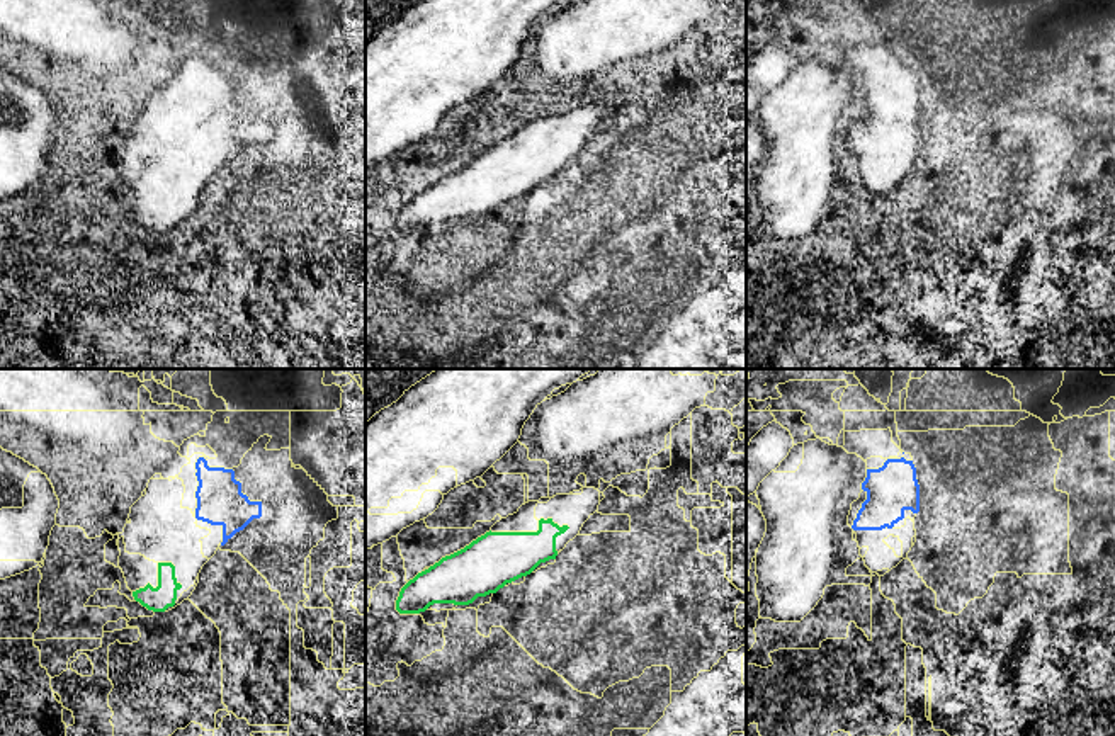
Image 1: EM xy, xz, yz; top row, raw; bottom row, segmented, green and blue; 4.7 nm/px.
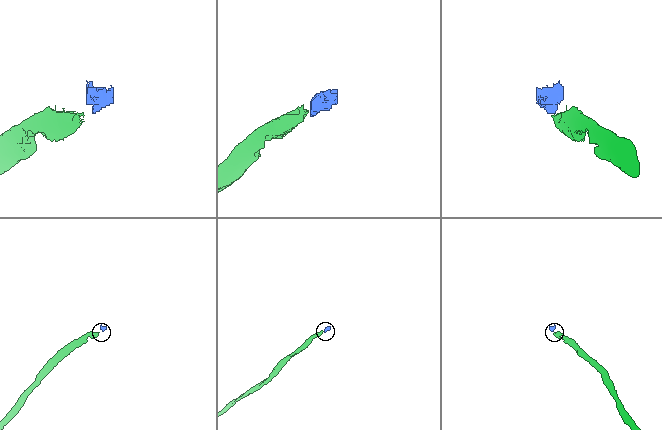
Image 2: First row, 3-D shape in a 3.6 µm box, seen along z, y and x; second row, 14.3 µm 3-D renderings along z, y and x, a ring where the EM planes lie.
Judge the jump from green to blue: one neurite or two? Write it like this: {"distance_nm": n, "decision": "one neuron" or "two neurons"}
{"distance_nm": 240, "decision": "one neuron"}

